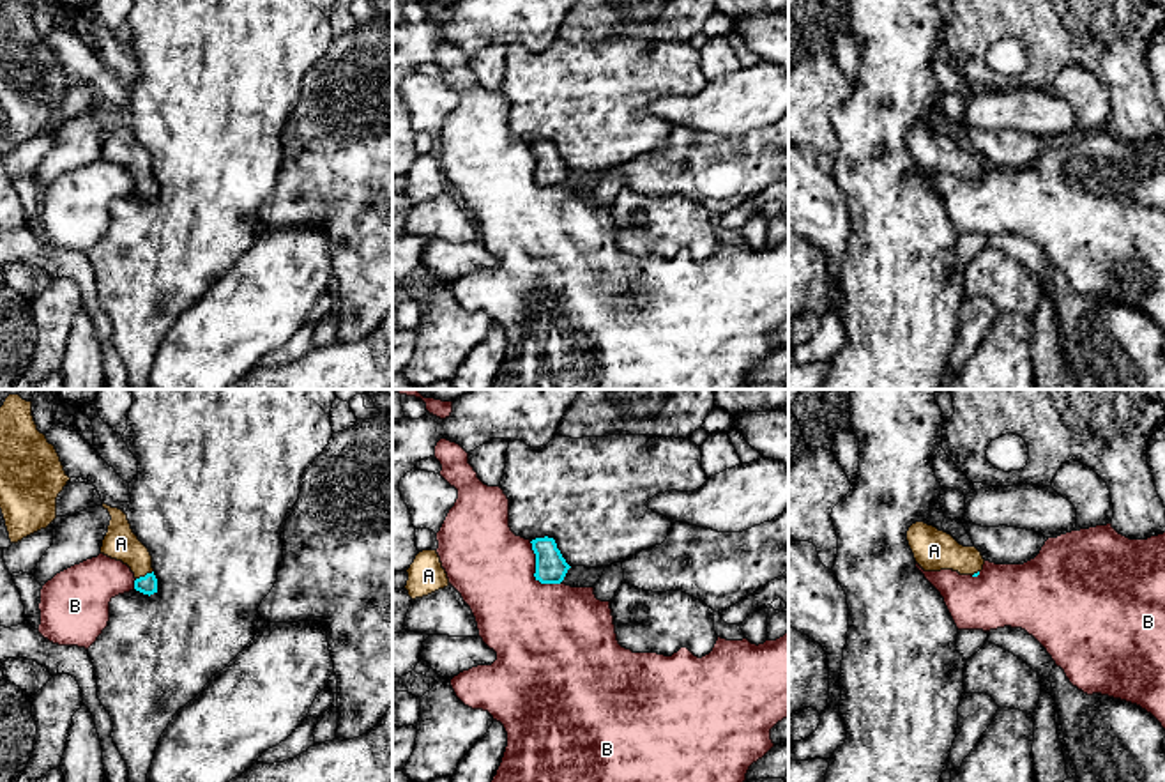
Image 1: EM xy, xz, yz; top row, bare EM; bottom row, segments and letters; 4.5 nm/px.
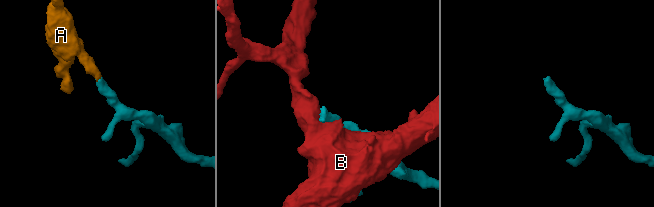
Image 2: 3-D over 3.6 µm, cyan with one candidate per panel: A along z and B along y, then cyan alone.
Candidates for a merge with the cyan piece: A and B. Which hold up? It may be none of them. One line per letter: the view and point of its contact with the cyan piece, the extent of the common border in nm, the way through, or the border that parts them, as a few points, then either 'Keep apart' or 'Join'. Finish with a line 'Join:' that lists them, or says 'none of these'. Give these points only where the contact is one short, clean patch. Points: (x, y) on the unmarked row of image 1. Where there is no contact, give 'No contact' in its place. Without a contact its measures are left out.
A: Touches cyan at xy (145, 179). Shared border 90 nm. Path across: xy (147, 188), (145, 179), (140, 167), (121, 147). Join
B: Touches cyan at xz (536, 176). Shared border 240 nm. Keep apart
Join: A

